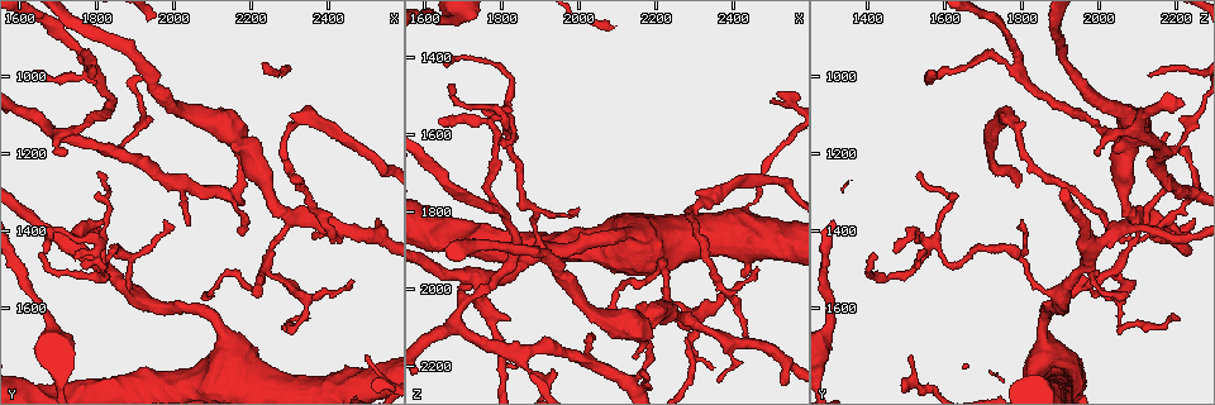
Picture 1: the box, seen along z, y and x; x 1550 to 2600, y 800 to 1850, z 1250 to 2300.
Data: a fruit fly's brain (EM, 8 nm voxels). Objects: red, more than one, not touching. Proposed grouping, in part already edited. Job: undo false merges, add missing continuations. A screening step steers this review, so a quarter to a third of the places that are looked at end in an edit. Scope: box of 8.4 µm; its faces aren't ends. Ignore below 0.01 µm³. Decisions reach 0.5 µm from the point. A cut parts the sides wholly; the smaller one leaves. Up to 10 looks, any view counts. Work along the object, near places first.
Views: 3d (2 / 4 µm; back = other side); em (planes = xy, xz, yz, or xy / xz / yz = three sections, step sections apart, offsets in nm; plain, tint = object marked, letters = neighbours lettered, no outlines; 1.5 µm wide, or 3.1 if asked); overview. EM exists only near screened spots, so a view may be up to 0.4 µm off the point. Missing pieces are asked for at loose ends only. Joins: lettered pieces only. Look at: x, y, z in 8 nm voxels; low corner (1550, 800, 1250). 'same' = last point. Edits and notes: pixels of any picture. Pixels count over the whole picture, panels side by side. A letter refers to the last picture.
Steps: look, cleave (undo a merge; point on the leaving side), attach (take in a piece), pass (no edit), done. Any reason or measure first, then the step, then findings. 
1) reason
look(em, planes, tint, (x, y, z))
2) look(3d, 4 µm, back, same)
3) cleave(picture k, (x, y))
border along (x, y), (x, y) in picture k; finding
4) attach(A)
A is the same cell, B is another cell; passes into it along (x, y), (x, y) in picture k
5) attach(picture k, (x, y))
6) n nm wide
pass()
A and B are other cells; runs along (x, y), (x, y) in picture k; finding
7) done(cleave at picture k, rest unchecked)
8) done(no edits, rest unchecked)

look(3d, 4 µm, back, (2500, 1720, 1510))

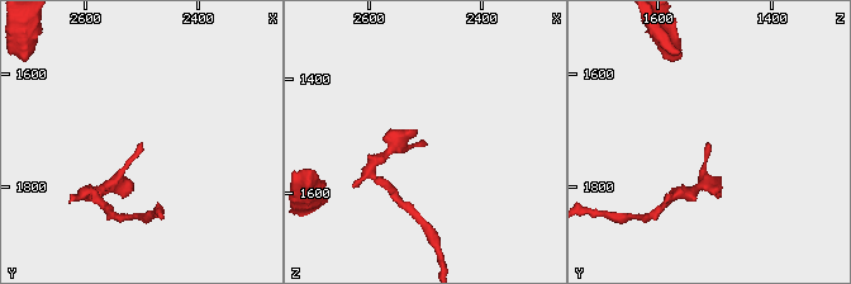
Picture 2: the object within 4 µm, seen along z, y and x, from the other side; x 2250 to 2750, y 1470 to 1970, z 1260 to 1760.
shape alone is not enough
look(em, xy, step 8, letters, (2505, 1720, 1505))

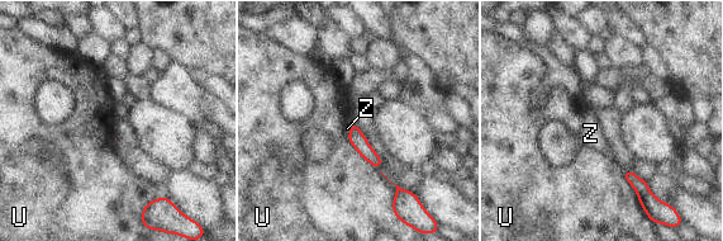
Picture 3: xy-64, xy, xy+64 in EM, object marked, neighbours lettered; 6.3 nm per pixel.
pass()
U and Z are other cells; runs along (353, 128), (355, 137), (376, 164) in picture 3; no lettered piece goes on from it

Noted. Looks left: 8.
look(3d, 2 µm, (2240, 1510, 2035))

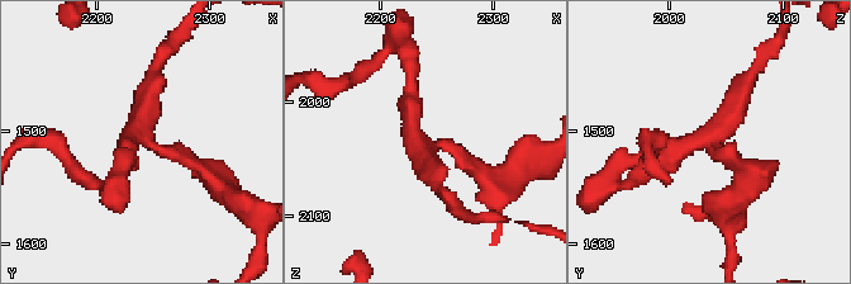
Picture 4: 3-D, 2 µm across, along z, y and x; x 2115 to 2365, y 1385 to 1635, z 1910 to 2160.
3 arms
look(em, planes, letters, (2236, 1504, 2038))

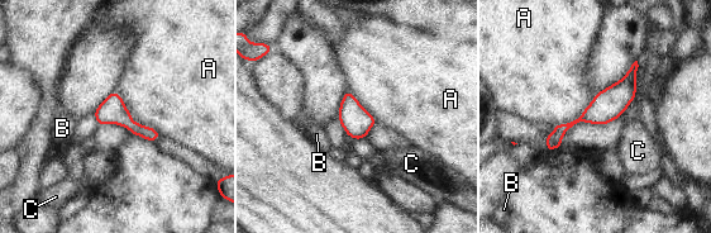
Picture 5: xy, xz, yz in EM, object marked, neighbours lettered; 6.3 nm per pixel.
pass()
A, B and C are other cells; runs along (634, 67), (549, 146) in picture 5; continuous, no second neuron

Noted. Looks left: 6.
look(3d, 2 µm, (2045, 1380, 2115))

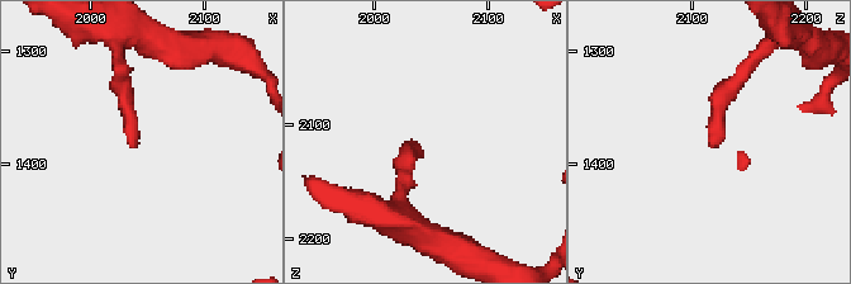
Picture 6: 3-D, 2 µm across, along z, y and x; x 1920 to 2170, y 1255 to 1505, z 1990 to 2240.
look(em, xy, step 4, letters, (2038, 1386, 2116))

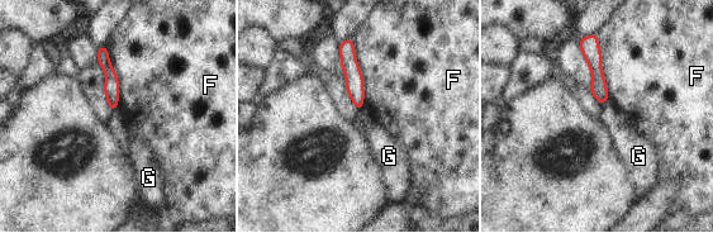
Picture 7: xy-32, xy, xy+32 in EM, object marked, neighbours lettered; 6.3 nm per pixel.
cut it another way
look(em, planes, letters, same)

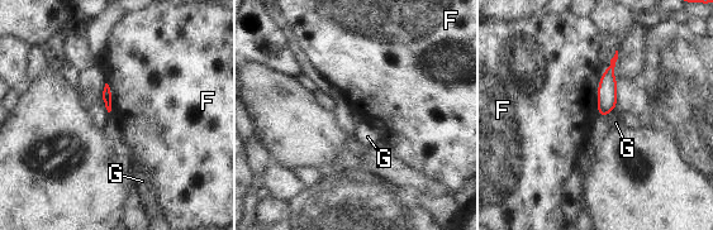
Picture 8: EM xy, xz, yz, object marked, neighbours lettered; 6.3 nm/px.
pass()
F and G are other cells; border along (617, 49), (599, 82), (599, 115) in picture 8; none of them fits

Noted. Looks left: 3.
tapers out
look(em, xz, step 4, letters, (1725, 1205, 2010))

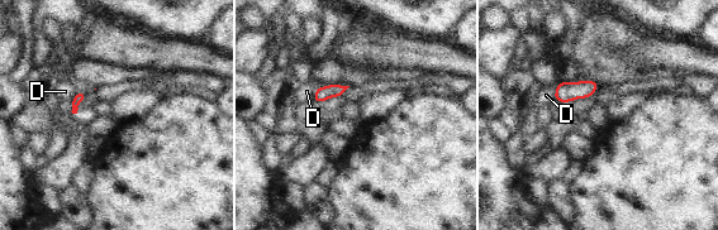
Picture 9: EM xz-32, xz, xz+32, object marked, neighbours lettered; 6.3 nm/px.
another direction
look(em, planes, letters, same)

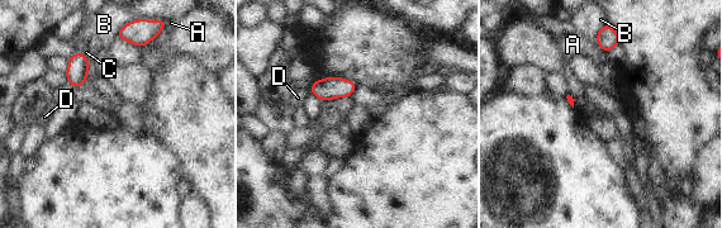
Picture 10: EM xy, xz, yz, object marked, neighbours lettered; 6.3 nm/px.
pass()
A, B, C and D are other cells; border along (309, 88), (312, 93) in picture 10; none of them fits

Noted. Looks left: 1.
done(no edits, rest unchecked)

